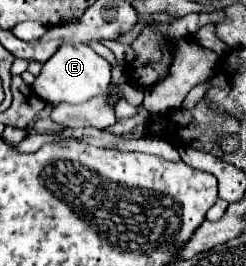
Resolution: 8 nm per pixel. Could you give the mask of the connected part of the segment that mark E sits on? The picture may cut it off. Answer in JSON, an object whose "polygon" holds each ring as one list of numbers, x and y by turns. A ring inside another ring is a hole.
{"polygon":[[63,43,55,55,45,61,41,75,33,83,33,91,45,103,85,103,91,97,99,97,107,93,107,85,112,81,112,66,100,55,96,54,89,45,71,45]]}

